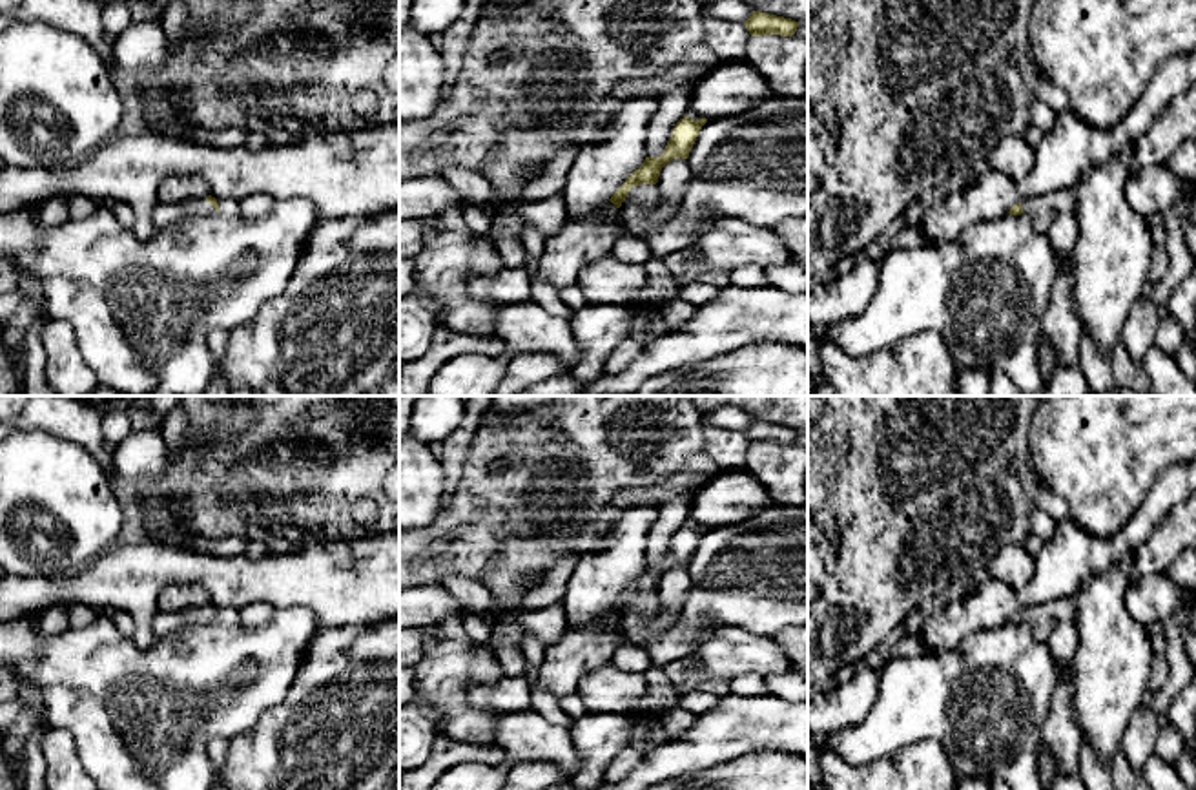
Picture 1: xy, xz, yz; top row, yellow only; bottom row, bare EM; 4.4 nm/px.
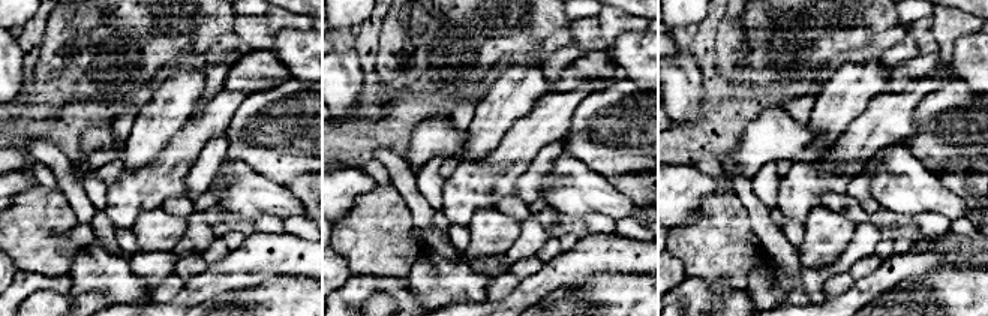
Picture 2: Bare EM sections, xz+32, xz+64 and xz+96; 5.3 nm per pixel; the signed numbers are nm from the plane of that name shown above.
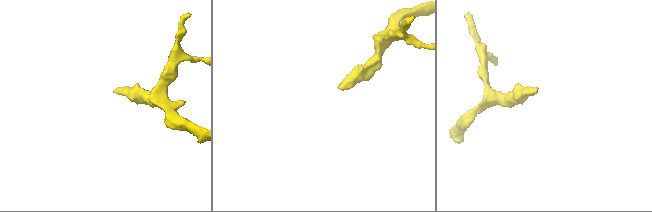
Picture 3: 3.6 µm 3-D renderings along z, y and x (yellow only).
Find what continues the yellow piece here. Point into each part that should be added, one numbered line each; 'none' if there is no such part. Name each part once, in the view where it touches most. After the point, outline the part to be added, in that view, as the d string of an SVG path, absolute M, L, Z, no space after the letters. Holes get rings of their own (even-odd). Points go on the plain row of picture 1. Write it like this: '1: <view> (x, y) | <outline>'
1: xy (164, 624) | M182 608L175 613L159 611L151 622L155 640L166 639L191 626L215 622L215 617L206 608Z

